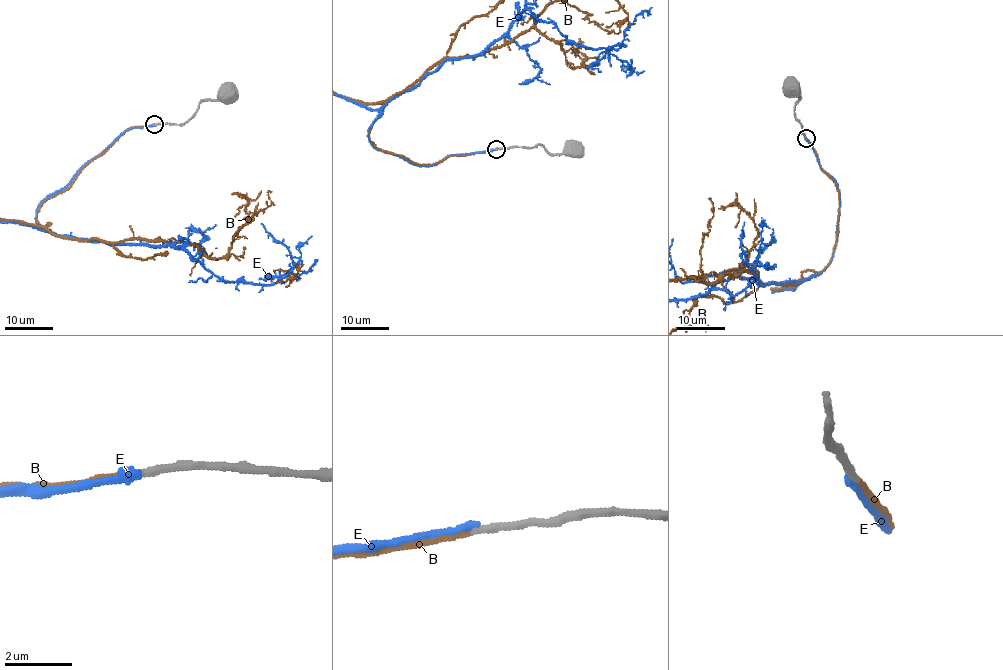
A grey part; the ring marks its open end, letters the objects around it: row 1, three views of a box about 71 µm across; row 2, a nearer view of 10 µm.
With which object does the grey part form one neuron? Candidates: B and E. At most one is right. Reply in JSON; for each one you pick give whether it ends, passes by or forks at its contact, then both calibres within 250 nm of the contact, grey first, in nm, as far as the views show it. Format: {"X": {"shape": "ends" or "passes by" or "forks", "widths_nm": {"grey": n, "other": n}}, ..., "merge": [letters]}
{"B": {"shape": "ends", "widths_nm": {"grey": 240, "other": 240}}, "merge": ["B"]}

